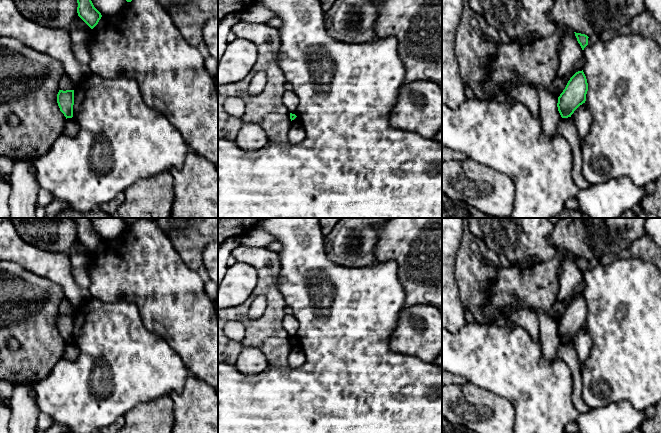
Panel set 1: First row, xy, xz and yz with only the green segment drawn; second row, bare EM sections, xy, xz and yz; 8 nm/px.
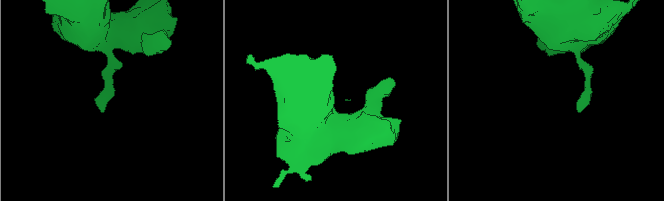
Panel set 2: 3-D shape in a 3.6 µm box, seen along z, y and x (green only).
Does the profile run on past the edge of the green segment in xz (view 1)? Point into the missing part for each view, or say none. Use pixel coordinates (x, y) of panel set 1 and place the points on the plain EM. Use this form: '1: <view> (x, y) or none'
1: none

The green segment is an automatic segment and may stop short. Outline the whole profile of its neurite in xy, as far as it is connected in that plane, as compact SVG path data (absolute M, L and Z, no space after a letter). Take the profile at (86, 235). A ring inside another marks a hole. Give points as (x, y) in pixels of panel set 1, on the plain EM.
M71 218L78 227L78 240L93 253L101 243L101 237L94 231L90 218Z

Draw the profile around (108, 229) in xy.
M90 218L90 220L94 231L106 241L118 239L127 227L120 218Z

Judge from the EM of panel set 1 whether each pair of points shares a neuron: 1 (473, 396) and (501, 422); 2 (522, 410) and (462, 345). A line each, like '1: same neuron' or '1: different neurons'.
1: same neuron
2: same neuron

